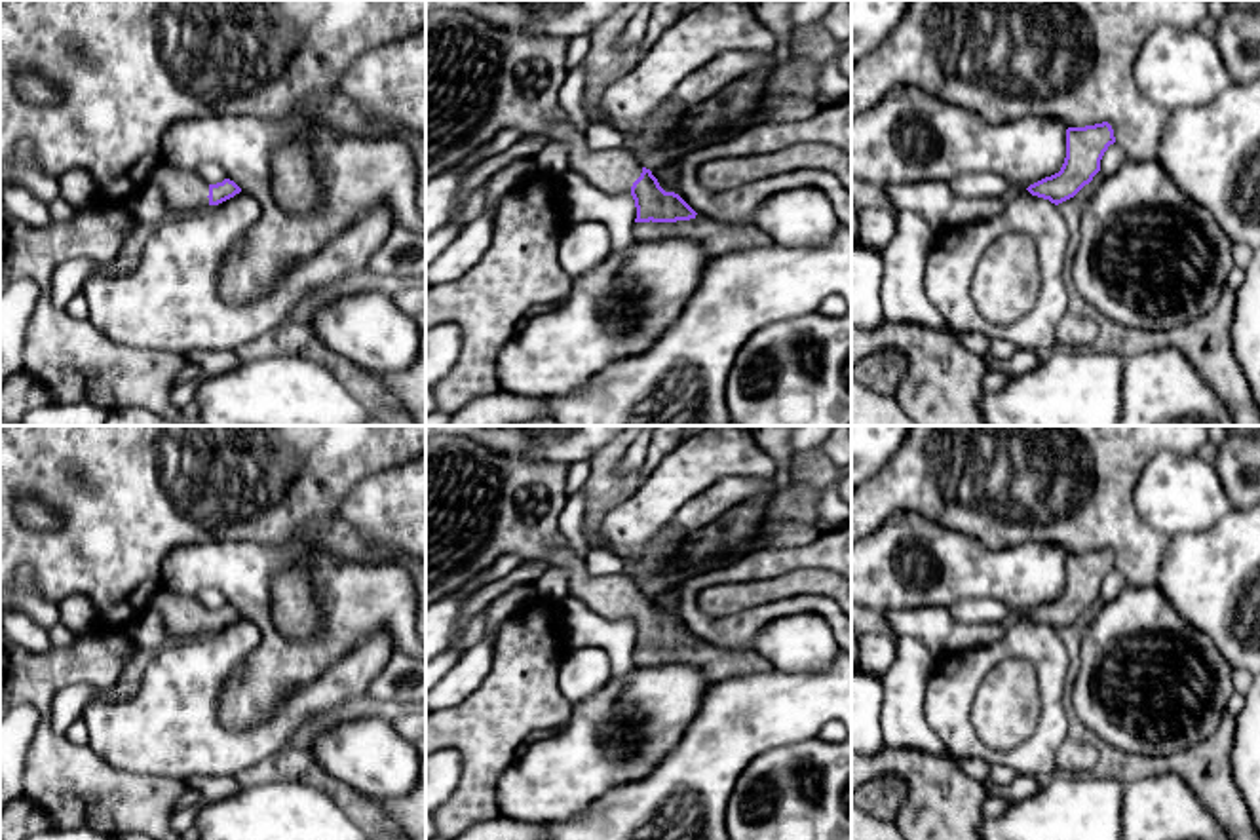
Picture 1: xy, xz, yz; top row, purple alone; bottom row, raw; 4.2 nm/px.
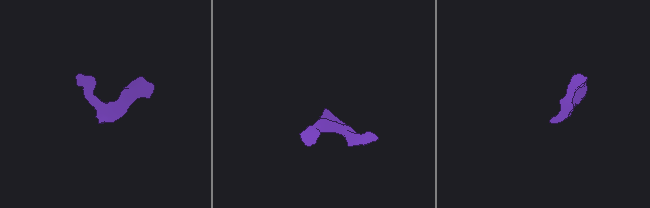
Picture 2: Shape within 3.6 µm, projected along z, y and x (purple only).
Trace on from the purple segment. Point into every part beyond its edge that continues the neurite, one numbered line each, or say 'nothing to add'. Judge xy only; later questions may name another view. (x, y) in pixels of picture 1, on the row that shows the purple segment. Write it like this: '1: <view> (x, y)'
1: xy (183, 194)

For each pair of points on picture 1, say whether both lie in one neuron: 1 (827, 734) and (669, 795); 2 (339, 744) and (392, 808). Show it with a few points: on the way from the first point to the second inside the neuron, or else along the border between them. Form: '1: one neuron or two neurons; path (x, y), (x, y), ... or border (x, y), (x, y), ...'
1: two neurons; border (831, 721), (816, 736)
2: two neurons; border (405, 793), (377, 801)

